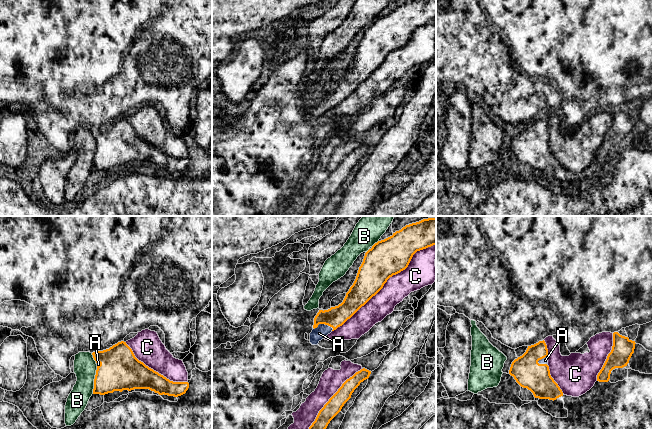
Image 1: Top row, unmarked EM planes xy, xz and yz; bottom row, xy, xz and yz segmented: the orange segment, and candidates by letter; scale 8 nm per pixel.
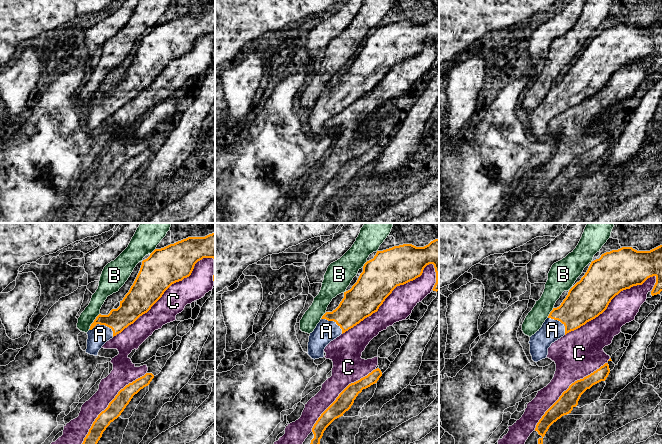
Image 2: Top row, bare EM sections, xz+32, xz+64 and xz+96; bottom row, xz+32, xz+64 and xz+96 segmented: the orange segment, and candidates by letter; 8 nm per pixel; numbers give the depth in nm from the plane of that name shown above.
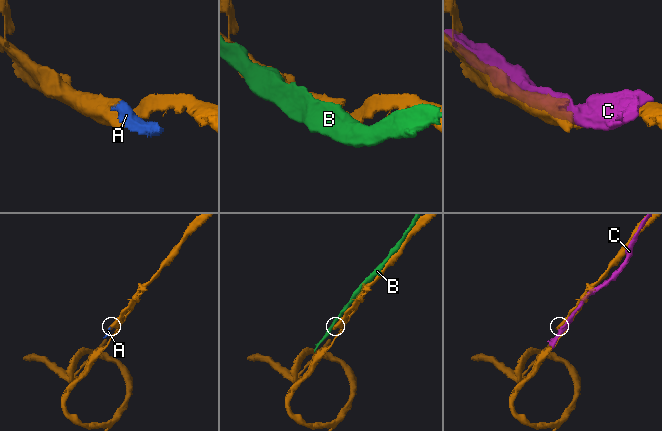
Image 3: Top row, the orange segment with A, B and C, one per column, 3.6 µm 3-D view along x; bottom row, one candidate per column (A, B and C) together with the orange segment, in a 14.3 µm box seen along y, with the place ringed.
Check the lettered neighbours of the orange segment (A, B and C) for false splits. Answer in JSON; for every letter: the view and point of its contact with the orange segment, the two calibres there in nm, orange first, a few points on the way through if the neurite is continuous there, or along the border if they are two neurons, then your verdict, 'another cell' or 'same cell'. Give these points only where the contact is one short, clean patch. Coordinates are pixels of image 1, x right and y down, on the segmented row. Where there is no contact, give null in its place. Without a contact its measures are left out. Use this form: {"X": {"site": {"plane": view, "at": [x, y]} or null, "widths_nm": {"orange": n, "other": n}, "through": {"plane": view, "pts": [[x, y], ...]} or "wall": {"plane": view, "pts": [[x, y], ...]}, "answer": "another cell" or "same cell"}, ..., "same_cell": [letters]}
{"A": {"site": {"plane": "xz", "at": [323, 323]}, "widths_nm": {"orange": 160, "other": 110}, "answer": "same cell"}, "B": {"site": {"plane": "xy", "at": [94, 380]}, "widths_nm": {"orange": 320, "other": 180}, "answer": "another cell"}, "C": {"site": {"plane": "xz", "at": [386, 281]}, "widths_nm": {"orange": 300, "other": 200}, "answer": "another cell"}, "same_cell": ["A"]}

